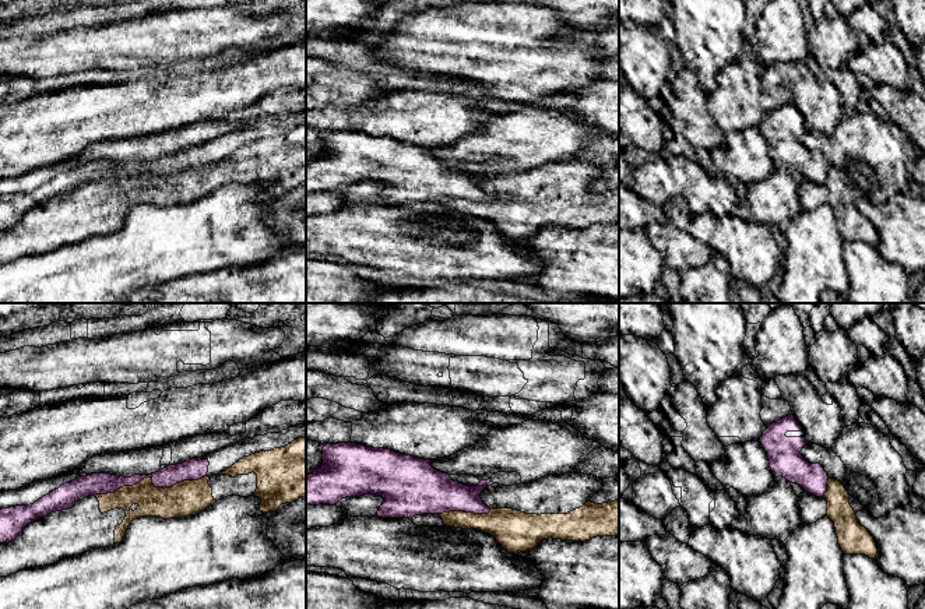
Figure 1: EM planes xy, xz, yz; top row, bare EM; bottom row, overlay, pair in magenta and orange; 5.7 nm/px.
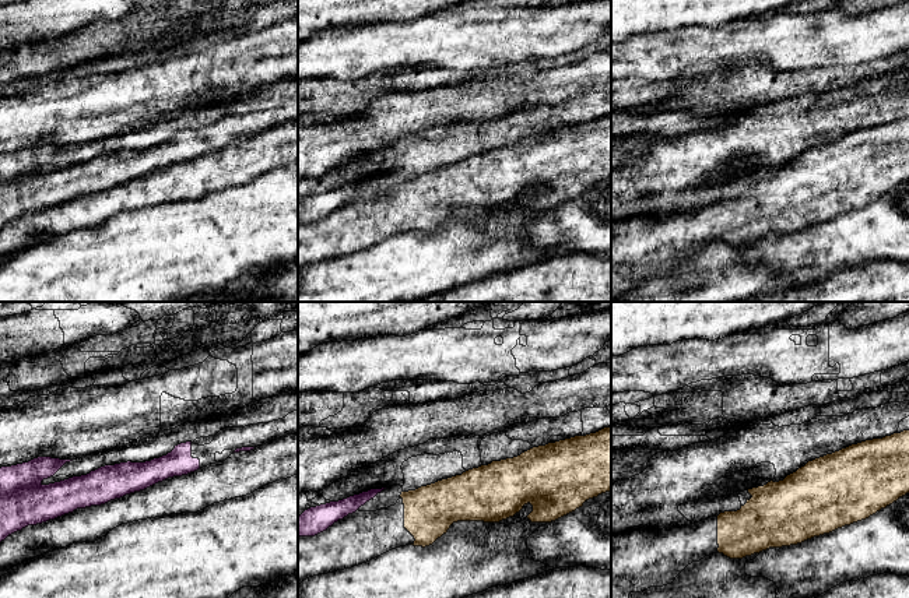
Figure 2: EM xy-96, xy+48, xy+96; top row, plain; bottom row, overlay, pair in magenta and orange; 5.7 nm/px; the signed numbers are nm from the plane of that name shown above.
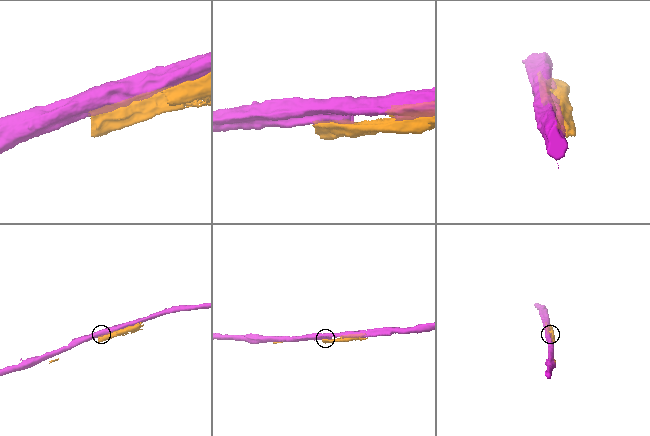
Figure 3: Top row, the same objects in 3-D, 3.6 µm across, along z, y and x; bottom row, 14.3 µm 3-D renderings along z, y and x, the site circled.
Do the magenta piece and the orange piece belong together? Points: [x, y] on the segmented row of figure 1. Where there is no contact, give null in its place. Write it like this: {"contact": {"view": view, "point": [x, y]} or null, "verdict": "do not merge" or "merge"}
{"contact": {"view": "xy", "point": [153, 479]}, "verdict": "do not merge"}

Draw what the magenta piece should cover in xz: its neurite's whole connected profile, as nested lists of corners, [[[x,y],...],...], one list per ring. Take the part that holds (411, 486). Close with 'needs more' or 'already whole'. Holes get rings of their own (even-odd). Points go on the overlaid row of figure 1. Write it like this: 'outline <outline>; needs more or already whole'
outline [[[356,443],[324,444],[323,465],[306,476],[306,504],[337,504],[345,497],[359,497],[376,494],[384,499],[377,517],[383,518],[412,518],[421,514],[443,514],[450,511],[465,511],[474,514],[488,514],[490,508],[482,501],[481,492],[492,480],[481,480],[476,486],[454,482],[449,474],[440,472],[430,465],[430,460],[415,458],[388,448],[365,447]]]; already whole

